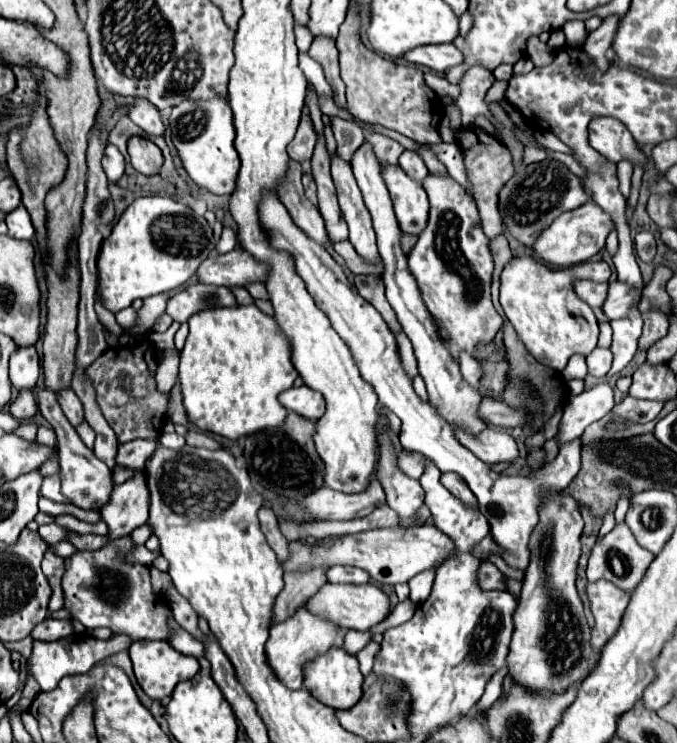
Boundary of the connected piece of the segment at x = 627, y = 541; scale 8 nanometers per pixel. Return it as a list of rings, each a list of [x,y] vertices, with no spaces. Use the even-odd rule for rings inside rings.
[[[619,523],[619,525],[615,525],[605,537],[601,537],[601,539],[595,543],[595,547],[593,547],[593,551],[591,551],[591,557],[589,557],[589,565],[587,565],[587,579],[589,579],[589,583],[599,581],[599,579],[607,579],[607,581],[615,583],[619,589],[623,589],[623,591],[629,593],[629,591],[633,591],[633,589],[639,585],[639,581],[643,579],[649,563],[651,563],[651,551],[643,549],[643,547],[635,541],[635,537],[631,535],[631,531],[629,531],[629,527],[627,527],[625,523]],[[613,557],[619,557],[619,559],[621,559],[623,569],[625,569],[623,575],[615,575],[615,571],[613,571],[613,567],[611,567],[611,559],[613,559]]]

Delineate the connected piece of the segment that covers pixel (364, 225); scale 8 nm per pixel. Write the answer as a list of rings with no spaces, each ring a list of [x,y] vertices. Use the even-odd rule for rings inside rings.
[[[337,153],[333,155],[333,161],[331,161],[331,177],[337,189],[339,207],[349,225],[349,241],[353,243],[353,247],[357,249],[361,257],[365,257],[367,261],[377,261],[379,251],[375,245],[375,231],[371,227],[371,215],[363,203],[351,165],[339,159]]]

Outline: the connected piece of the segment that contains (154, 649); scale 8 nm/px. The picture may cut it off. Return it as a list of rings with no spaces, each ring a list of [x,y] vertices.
[[[135,641],[129,647],[129,657],[133,661],[137,683],[151,699],[157,699],[157,701],[169,697],[179,681],[193,679],[199,673],[199,661],[195,657],[175,651],[167,641]]]

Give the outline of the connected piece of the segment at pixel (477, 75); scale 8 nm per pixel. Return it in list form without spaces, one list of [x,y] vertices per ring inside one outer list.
[[[471,67],[471,71],[467,71],[467,75],[463,75],[463,79],[459,81],[461,95],[455,101],[463,113],[463,119],[461,119],[463,125],[473,123],[475,115],[479,115],[479,113],[483,113],[491,119],[491,113],[485,103],[485,93],[493,85],[493,81],[495,81],[493,75],[485,67]]]

